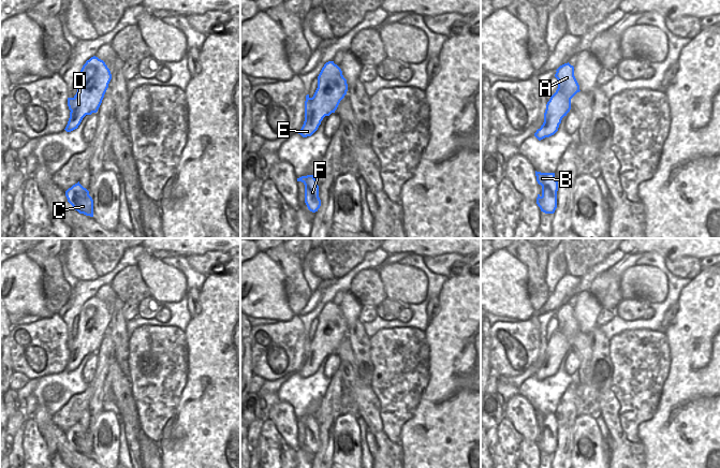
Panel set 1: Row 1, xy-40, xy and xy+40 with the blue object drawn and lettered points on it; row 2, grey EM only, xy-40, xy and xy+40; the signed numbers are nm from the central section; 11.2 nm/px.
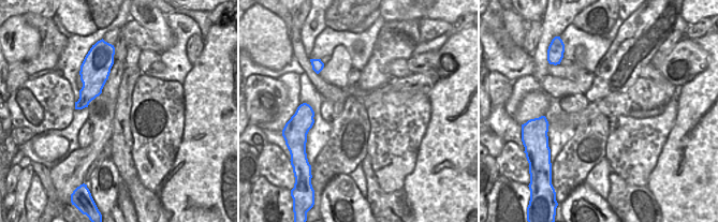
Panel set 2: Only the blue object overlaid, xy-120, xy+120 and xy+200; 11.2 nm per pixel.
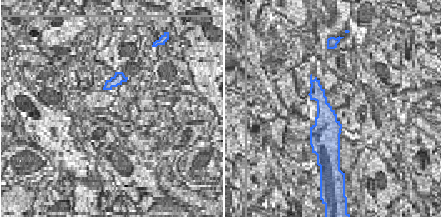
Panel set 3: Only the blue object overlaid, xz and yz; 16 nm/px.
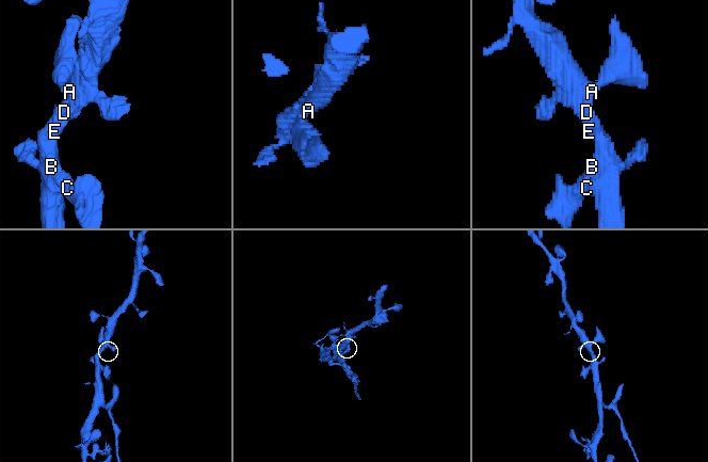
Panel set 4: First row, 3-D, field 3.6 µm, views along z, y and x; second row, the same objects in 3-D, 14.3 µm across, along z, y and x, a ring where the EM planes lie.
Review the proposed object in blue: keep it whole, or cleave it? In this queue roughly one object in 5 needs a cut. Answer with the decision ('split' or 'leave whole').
leave whole

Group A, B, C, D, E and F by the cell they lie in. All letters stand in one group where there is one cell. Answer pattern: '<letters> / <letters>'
A B C D E F

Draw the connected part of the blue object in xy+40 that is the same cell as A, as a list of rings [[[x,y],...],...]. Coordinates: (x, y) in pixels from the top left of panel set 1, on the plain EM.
[[[568,303],[556,311],[555,318],[558,320],[558,328],[546,345],[543,365],[534,374],[539,381],[549,378],[558,371],[562,359],[571,350],[571,339],[581,332],[574,317],[573,306]]]

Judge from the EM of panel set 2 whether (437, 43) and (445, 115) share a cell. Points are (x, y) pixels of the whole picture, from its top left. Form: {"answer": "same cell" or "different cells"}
{"answer": "different cells"}

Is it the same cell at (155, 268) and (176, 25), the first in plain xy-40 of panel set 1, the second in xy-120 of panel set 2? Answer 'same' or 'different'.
different

